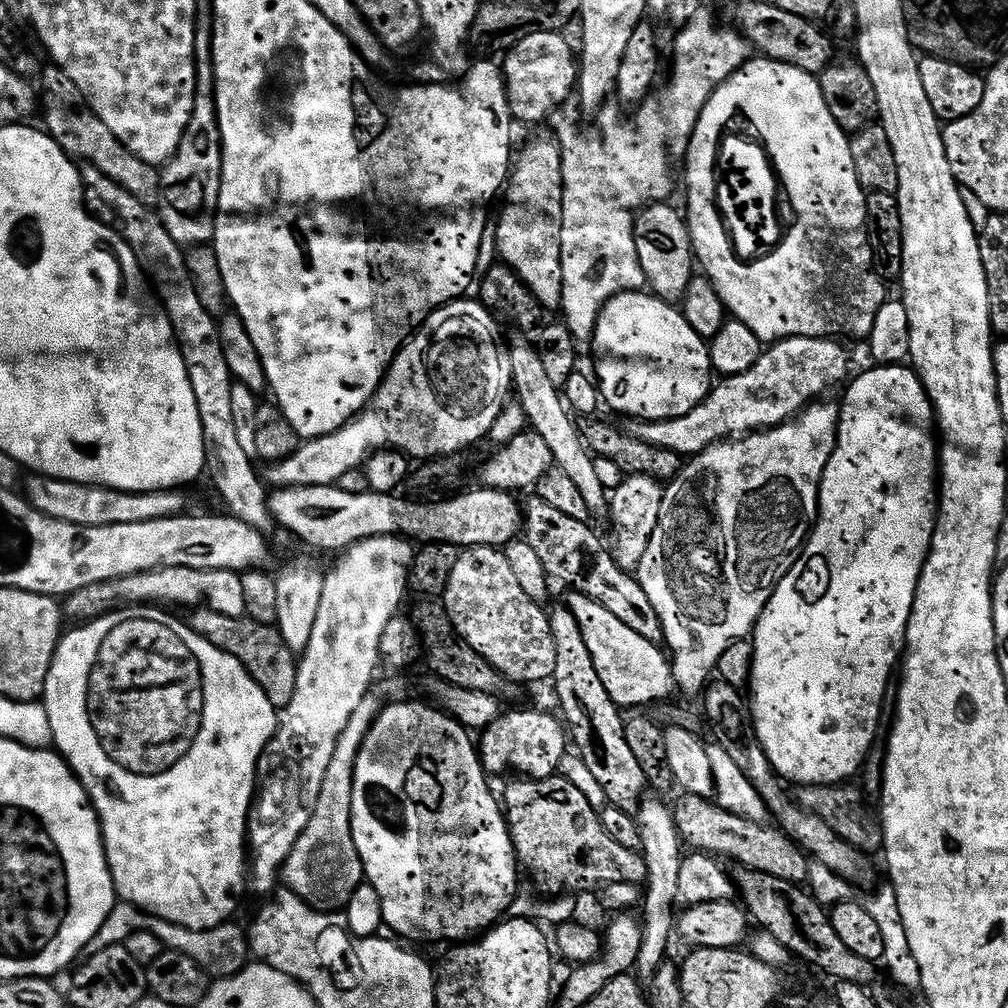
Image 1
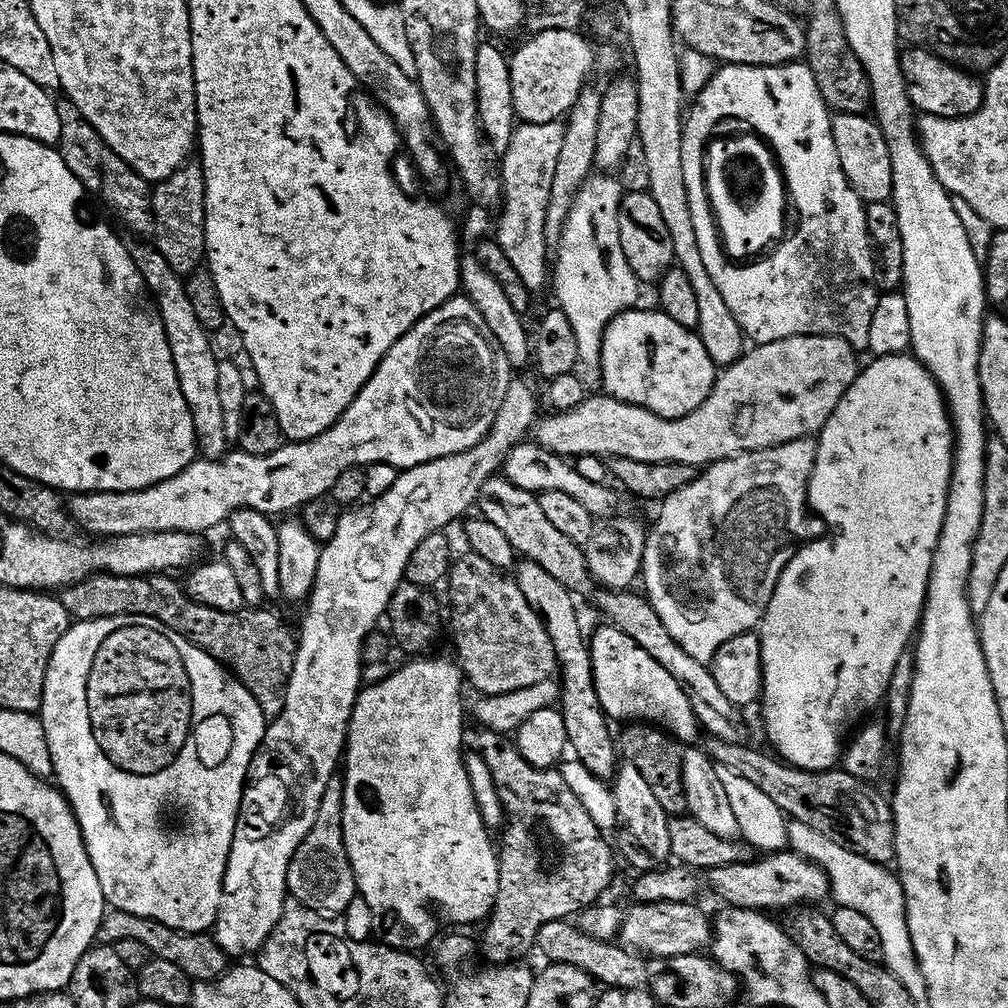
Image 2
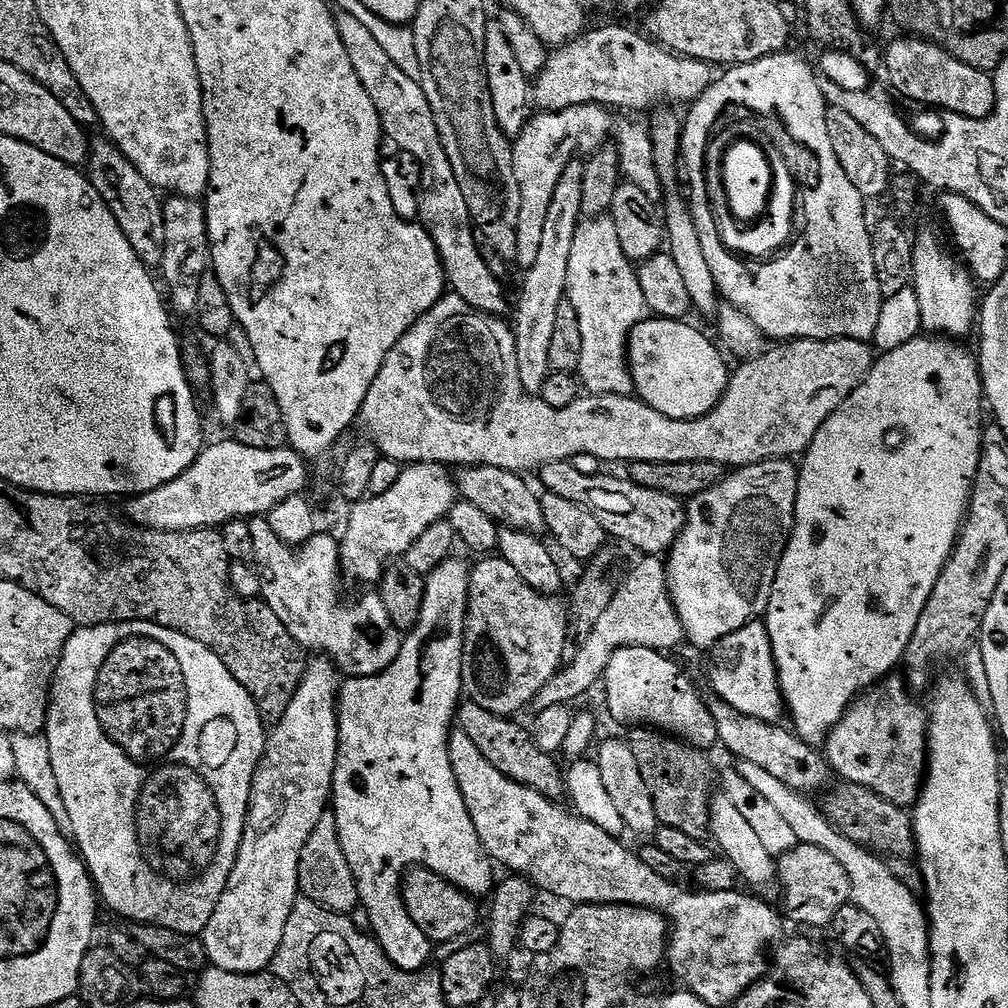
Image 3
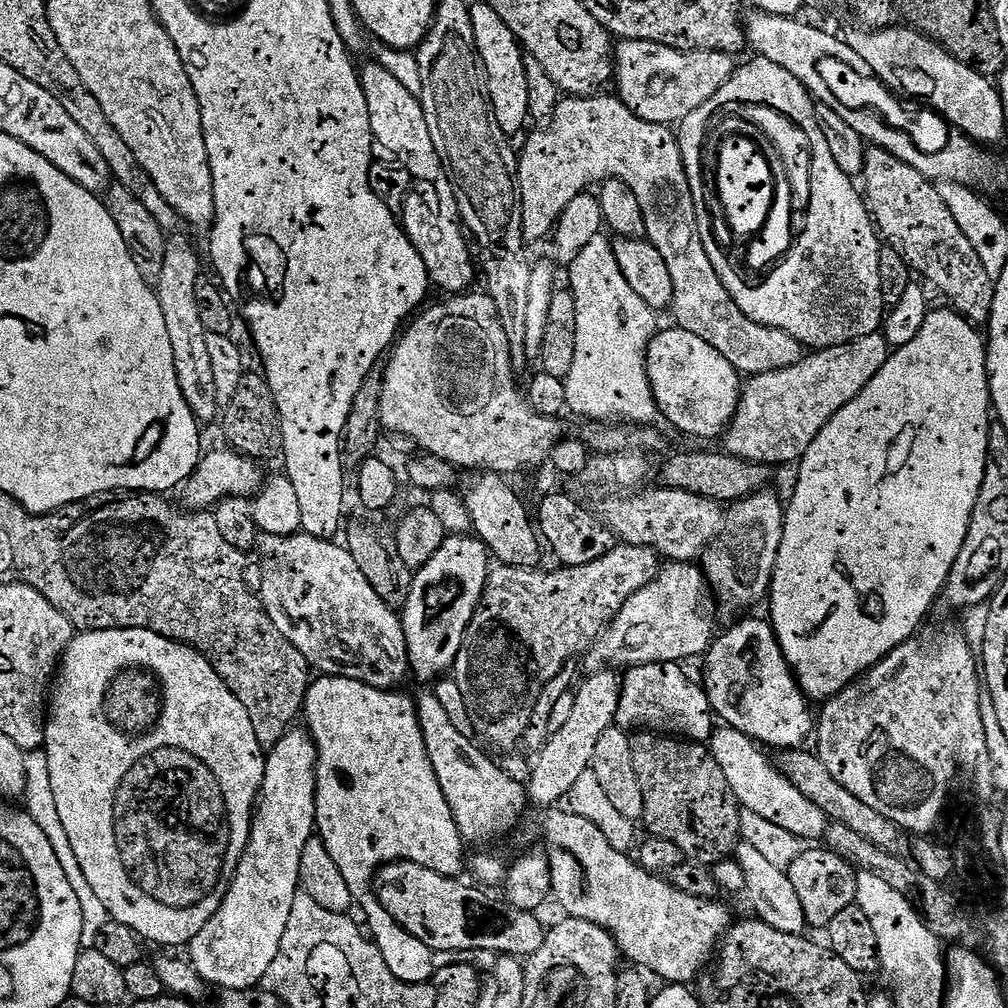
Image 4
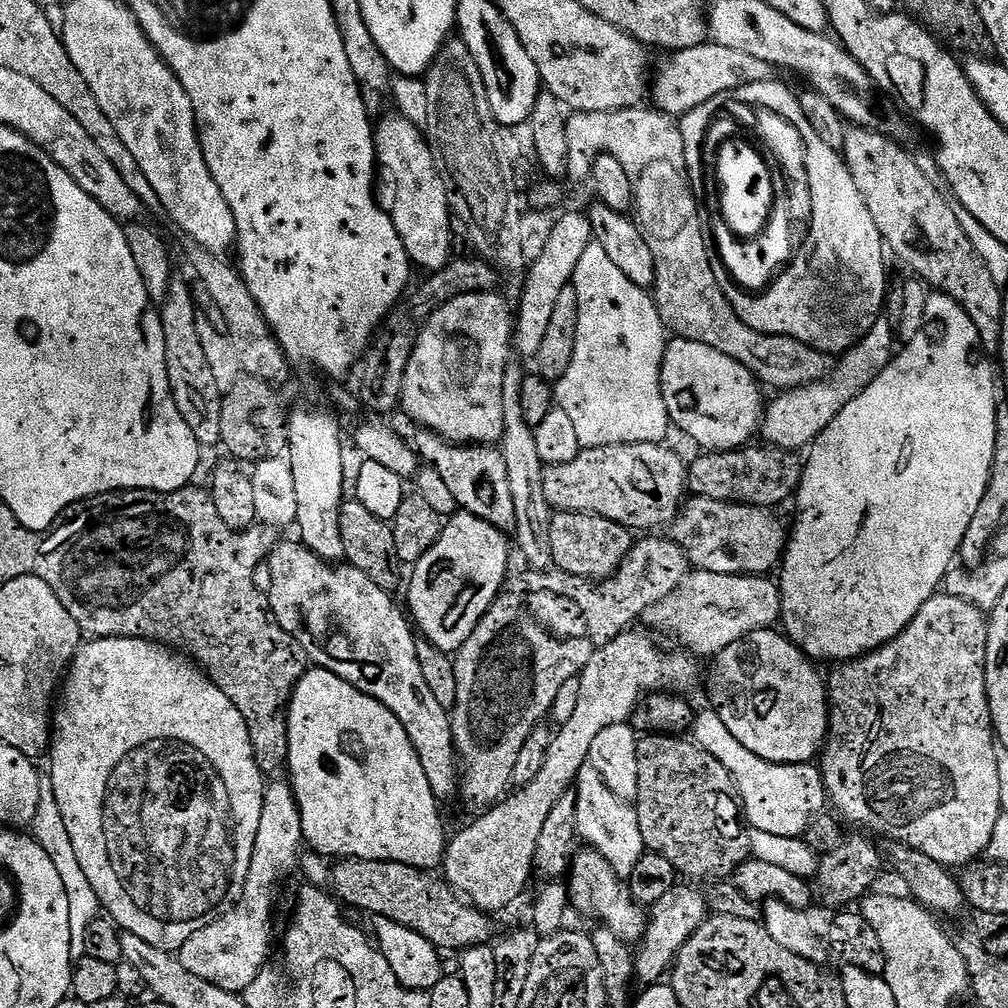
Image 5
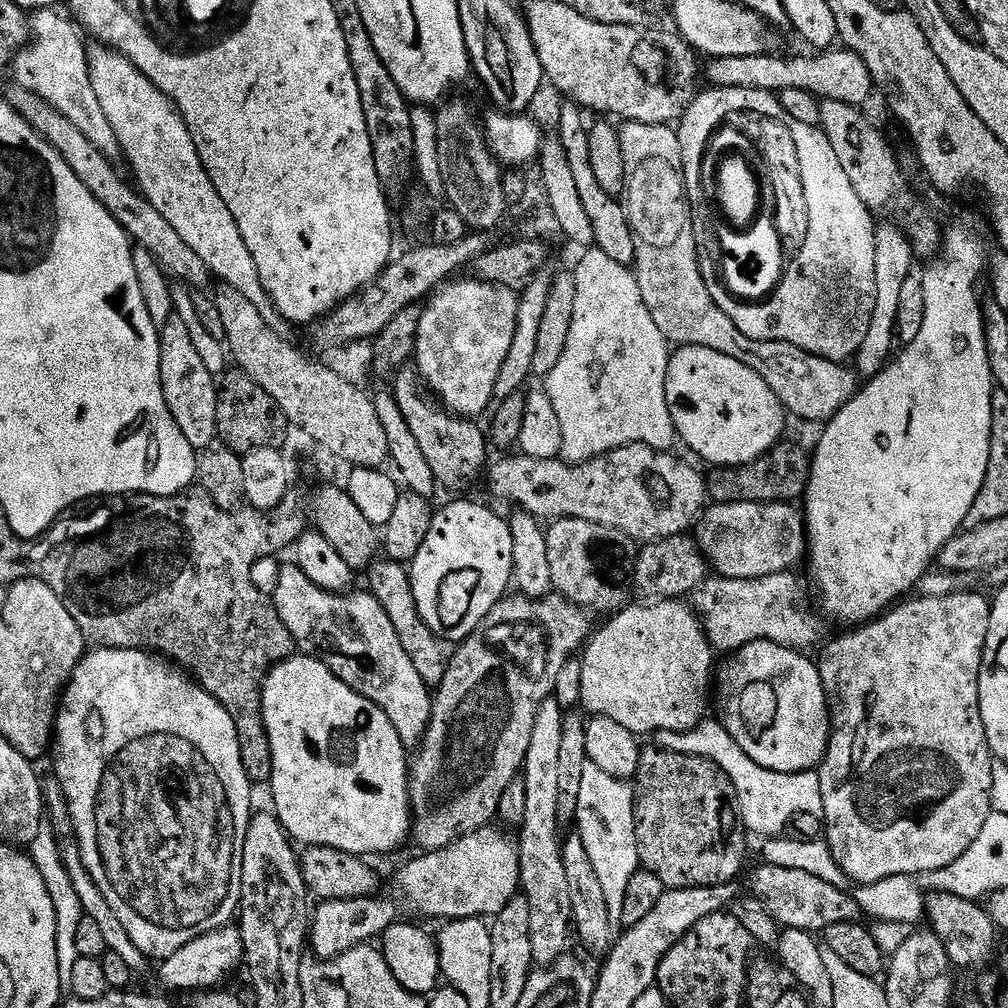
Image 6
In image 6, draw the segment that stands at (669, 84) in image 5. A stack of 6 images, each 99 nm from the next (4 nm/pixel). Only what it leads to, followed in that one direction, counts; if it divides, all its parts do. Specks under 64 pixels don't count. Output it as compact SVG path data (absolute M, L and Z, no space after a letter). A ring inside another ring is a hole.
M824 50L819 54L812 54L816 56L796 56L793 60L787 60L784 56L771 56L771 54L765 54L763 56L751 56L750 58L715 58L711 61L712 64L707 65L706 68L706 80L709 85L713 88L741 88L742 90L766 90L767 92L778 94L782 90L806 90L810 94L814 94L820 100L837 100L838 102L846 102L847 104L854 104L857 106L864 106L867 102L867 99L870 98L874 91L874 81L872 78L872 72L866 66L866 62L862 62L862 58L856 52L849 52L847 50Z

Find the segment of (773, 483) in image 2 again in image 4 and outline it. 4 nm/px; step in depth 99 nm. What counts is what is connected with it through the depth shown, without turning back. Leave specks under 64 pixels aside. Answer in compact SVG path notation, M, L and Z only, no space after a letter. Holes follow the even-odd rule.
M765 490L751 492L725 511L724 528L705 550L702 571L707 587L716 591L726 607L748 608L769 595L778 546L782 546L785 507L783 499L779 500L772 490Z

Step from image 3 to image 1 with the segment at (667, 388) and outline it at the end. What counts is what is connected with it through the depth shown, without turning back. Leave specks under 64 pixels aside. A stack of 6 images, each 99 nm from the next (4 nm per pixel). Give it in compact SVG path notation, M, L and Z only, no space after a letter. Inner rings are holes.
M647 291L623 292L607 300L590 344L604 356L594 371L603 403L633 421L673 420L690 414L713 387L705 337L692 329L679 307Z

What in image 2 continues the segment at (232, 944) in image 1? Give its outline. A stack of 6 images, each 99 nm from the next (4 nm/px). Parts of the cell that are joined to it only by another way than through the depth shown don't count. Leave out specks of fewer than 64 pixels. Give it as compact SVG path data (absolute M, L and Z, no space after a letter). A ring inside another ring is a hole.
M109 911L100 927L99 943L104 946L115 946L118 942L126 942L126 938L134 938L137 942L150 946L155 959L174 962L174 966L186 970L186 974L190 974L196 982L219 980L230 968L230 957L224 952L224 947L216 941L215 935L203 932L179 932L170 926L162 926L162 922L138 918L125 912Z

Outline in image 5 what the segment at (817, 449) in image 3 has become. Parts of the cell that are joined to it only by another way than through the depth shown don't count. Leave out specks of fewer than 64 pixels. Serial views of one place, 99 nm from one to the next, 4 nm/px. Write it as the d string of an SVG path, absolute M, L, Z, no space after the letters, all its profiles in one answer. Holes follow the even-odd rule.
M943 294L929 295L922 330L918 330L918 334L914 334L914 338L893 355L886 370L882 370L882 374L878 374L878 378L874 378L874 382L870 382L870 386L866 386L866 390L862 390L862 394L858 394L850 406L845 406L842 414L838 414L838 418L834 418L834 422L830 422L830 426L826 426L826 430L822 430L819 438L807 449L808 460L806 456L800 487L796 489L794 497L796 525L790 528L788 546L784 549L784 559L778 568L778 583L782 631L809 660L843 662L873 652L902 634L902 630L914 622L914 614L918 614L918 610L922 610L922 606L926 606L926 602L941 591L945 574L957 563L962 538L966 538L970 518L974 518L978 502L982 502L982 494L986 494L992 473L998 399L996 376L988 360L991 360L989 353L980 347L978 330L961 304Z

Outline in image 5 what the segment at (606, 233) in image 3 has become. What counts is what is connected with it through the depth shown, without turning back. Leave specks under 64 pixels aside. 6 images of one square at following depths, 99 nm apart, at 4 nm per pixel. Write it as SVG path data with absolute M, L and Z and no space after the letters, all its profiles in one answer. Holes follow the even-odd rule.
M590 243L574 270L571 288L578 294L578 338L566 374L554 384L554 400L574 422L581 449L611 444L662 444L669 438L670 421L662 394L662 358L670 339L656 301L645 289L634 286L598 243Z

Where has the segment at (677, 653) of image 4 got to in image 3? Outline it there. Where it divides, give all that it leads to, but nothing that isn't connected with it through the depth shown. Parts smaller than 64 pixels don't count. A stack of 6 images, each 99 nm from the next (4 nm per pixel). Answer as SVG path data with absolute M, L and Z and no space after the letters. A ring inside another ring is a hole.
M647 554L639 557L636 569L625 578L617 587L610 606L602 618L598 618L598 626L590 634L590 638L580 647L580 653L572 664L561 667L560 671L538 690L534 701L537 713L547 710L550 706L562 706L563 704L575 705L579 696L584 696L592 687L599 685L604 678L604 671L614 658L614 654L623 648L653 648L655 652L671 653L671 648L676 648L685 643L684 627L672 596L668 592L668 566L660 556Z

